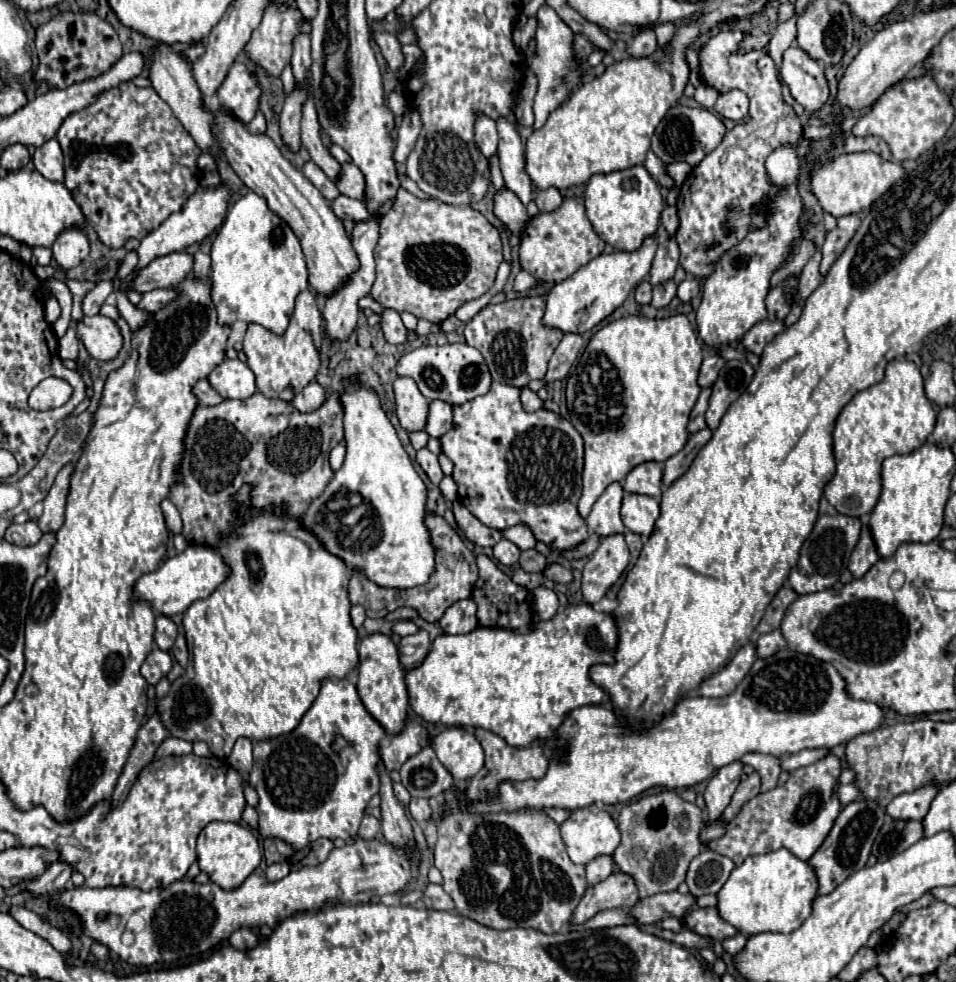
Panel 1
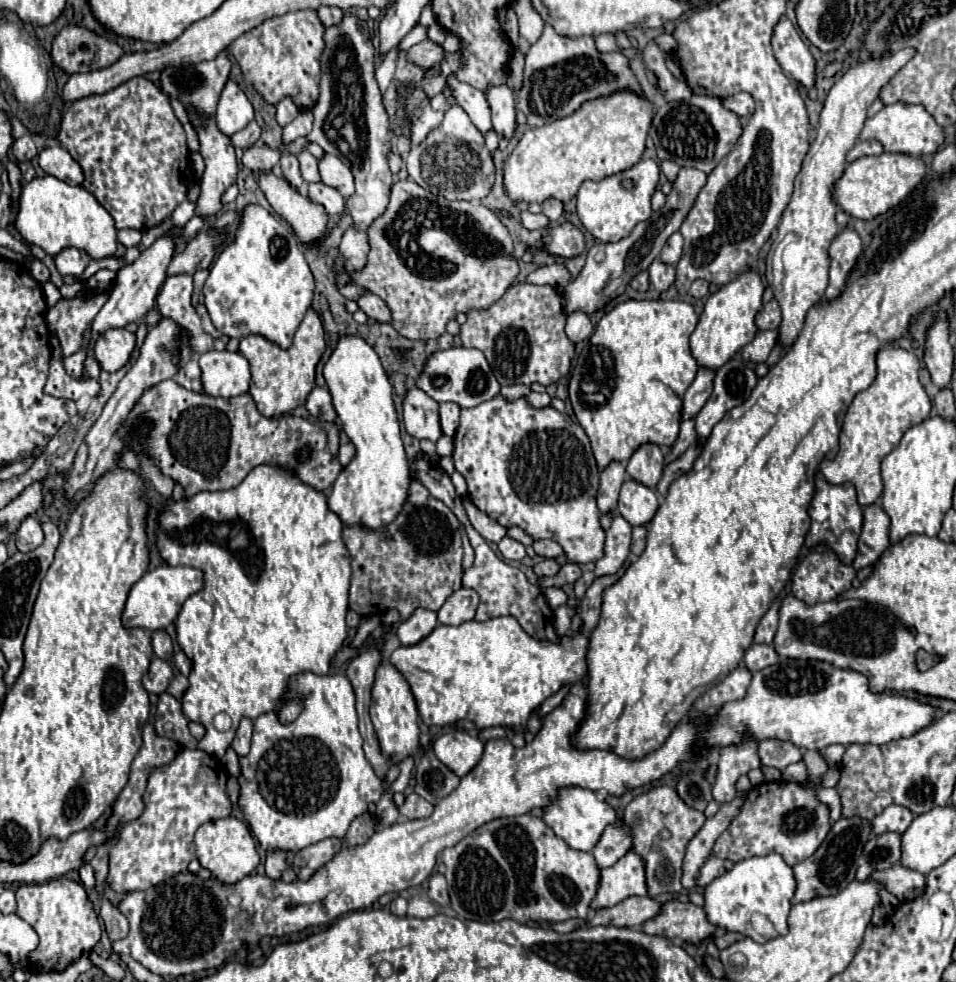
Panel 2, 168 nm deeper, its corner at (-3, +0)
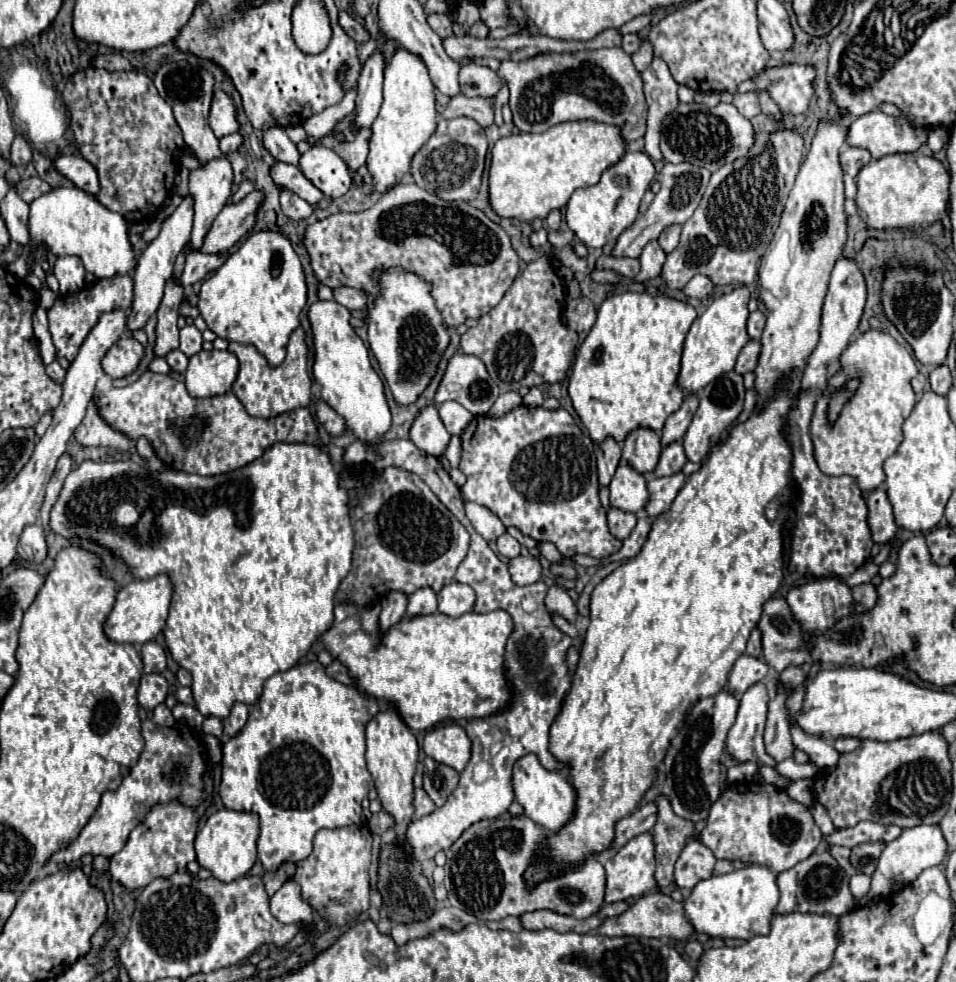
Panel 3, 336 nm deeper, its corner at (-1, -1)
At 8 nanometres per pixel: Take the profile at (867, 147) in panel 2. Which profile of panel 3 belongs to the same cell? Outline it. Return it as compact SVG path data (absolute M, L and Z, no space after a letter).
M845 148L839 154L839 162L843 168L843 180L845 180L845 198L855 198L857 196L857 174L859 170L871 162L871 154L863 148Z

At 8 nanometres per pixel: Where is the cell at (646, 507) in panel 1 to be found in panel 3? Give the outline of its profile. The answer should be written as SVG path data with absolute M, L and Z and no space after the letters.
M621 462L609 484L611 506L621 508L625 512L639 514L645 508L647 498L649 498L649 492L647 492L645 478L635 468Z

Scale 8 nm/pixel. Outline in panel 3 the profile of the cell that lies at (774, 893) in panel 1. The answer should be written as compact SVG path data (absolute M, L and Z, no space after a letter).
M749 864L737 872L723 876L711 876L699 880L683 902L685 918L695 932L703 932L711 938L743 938L749 940L757 934L769 932L769 920L779 900L779 888L775 874L759 864Z

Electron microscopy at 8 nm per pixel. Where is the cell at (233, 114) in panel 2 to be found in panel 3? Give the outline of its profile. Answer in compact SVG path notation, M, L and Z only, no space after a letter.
M213 92L213 102L211 102L211 112L209 112L209 126L217 138L223 138L227 134L233 134L239 130L239 122L235 118L235 104L233 100L221 92Z

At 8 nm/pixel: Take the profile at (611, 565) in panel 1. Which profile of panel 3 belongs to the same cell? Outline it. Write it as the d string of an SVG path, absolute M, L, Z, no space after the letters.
M611 508L607 512L607 522L609 522L609 530L615 538L625 540L629 536L629 532L635 528L637 524L637 514L631 512L623 512L619 508Z

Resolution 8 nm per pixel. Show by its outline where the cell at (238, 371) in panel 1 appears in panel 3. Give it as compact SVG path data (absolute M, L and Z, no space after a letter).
M201 350L189 358L185 386L193 398L209 398L231 390L237 378L237 358L227 350Z

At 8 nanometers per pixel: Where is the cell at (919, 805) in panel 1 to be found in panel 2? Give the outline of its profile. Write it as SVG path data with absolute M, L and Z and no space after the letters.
M891 805L881 815L873 819L873 831L875 833L887 833L887 831L899 831L905 833L907 827L913 821L913 811L903 805Z

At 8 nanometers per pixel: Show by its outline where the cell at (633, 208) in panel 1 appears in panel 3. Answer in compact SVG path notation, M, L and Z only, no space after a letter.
M627 150L619 158L619 162L615 162L603 172L601 180L595 186L579 188L573 192L565 208L567 226L575 232L575 236L585 246L591 246L591 248L601 248L617 240L617 236L625 228L629 228L639 216L639 204L653 178L655 178L655 168L653 168L651 158L645 152Z

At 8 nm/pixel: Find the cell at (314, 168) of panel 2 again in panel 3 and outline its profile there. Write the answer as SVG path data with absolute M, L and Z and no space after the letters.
M281 126L267 128L267 130L263 132L263 146L267 148L267 152L269 152L275 160L281 160L281 162L287 162L287 164L297 166L299 152L297 152L295 144L289 140L285 128L281 128Z

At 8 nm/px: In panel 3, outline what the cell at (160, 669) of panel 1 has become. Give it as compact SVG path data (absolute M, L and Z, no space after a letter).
M143 674L137 690L139 706L145 710L153 710L157 704L165 702L167 690L169 690L167 680L161 674Z

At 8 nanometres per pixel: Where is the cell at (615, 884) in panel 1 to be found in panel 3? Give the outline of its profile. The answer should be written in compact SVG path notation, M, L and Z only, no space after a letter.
M643 832L641 836L631 838L625 846L621 846L607 862L607 890L605 890L605 902L613 904L619 900L631 900L639 898L645 892L651 892L657 888L655 882L655 842L651 832Z

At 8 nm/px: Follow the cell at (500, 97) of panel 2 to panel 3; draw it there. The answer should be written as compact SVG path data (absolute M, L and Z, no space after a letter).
M471 58L467 64L459 68L459 86L465 96L495 96L501 88L501 80L497 72L487 66L481 66Z

